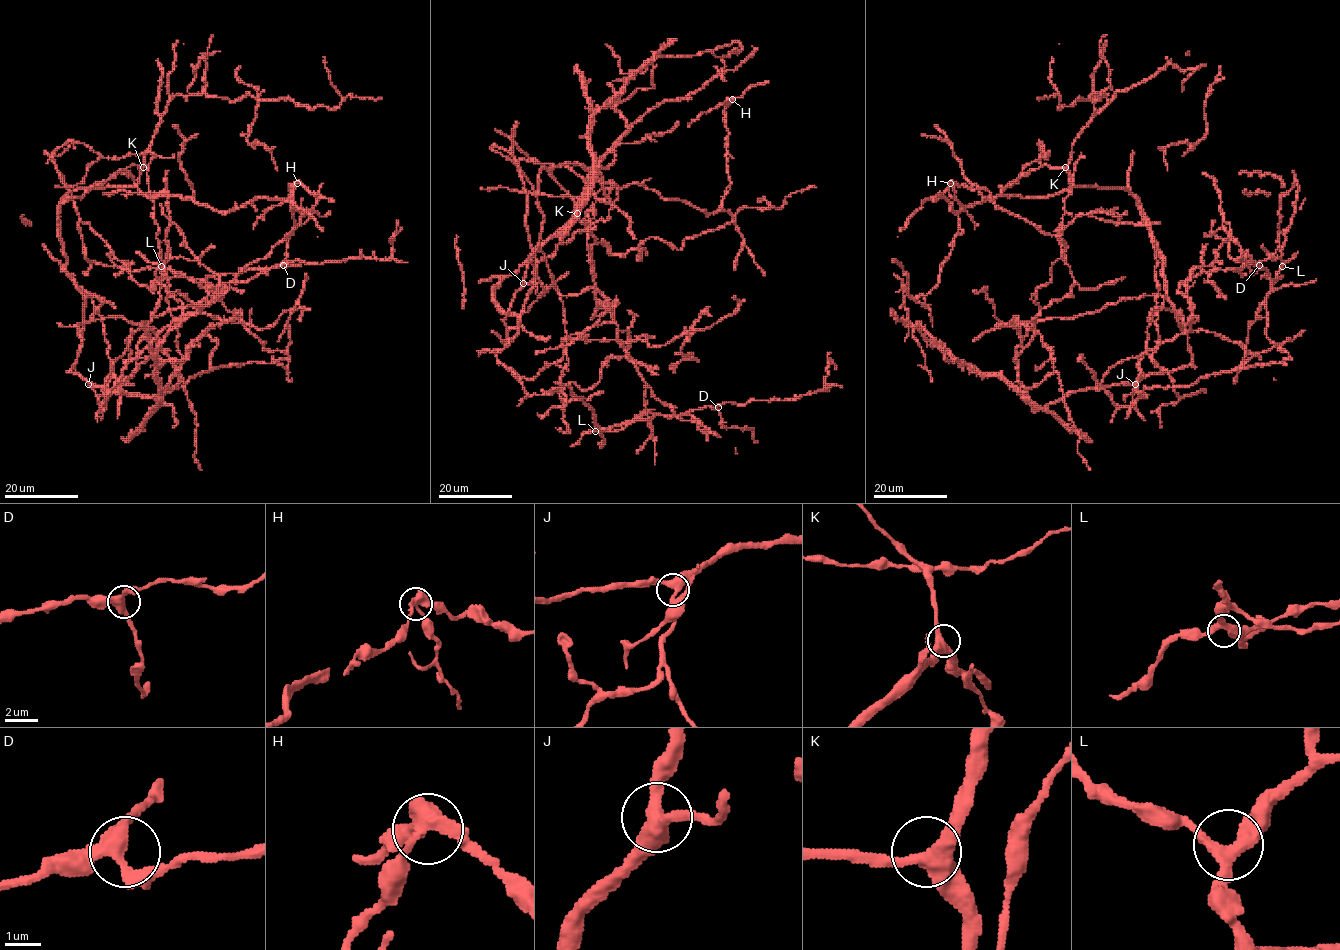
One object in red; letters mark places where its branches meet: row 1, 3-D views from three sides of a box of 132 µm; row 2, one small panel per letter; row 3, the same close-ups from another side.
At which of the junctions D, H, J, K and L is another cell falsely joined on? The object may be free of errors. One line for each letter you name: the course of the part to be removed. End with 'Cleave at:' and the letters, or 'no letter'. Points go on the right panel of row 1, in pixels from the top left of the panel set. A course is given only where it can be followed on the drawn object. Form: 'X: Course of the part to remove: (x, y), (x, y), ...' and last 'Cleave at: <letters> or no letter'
H: Course of the part to remove: (950, 183), (955, 197), (975, 223), (975, 229)
Cleave at: H

